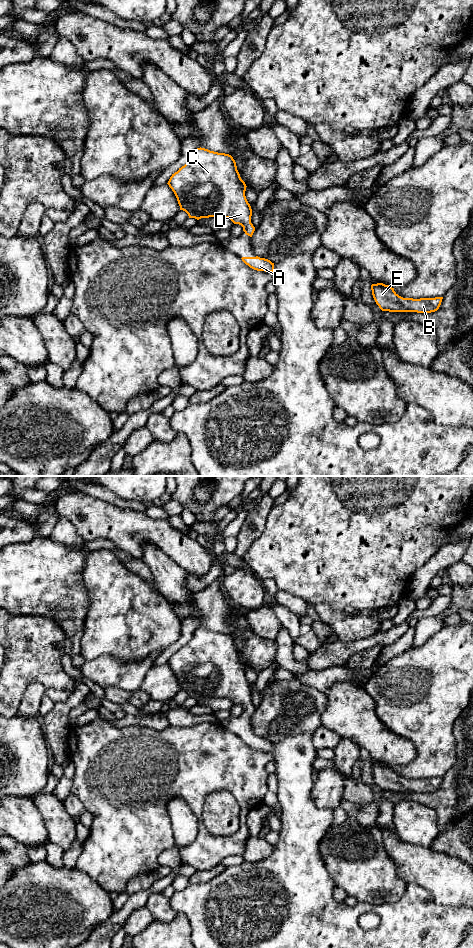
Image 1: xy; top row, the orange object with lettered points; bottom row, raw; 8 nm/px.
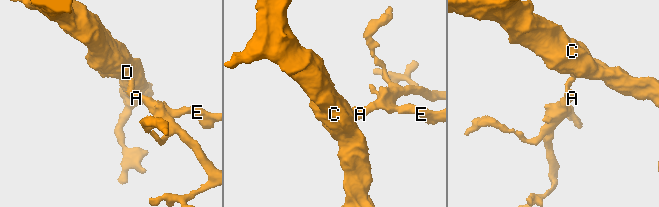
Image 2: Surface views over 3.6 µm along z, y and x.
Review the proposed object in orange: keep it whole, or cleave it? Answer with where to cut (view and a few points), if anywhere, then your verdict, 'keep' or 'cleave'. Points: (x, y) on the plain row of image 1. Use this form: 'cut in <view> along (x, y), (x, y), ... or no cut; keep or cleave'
no cut; keep

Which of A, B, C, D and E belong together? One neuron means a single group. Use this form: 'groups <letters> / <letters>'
groups A B C D E

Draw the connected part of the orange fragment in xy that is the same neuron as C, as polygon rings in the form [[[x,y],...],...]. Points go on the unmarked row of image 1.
[[[197,628],[191,639],[172,654],[167,664],[176,676],[180,690],[185,691],[189,698],[225,697],[241,705],[245,714],[252,717],[255,707],[251,703],[252,689],[245,676],[247,666],[231,635]]]

